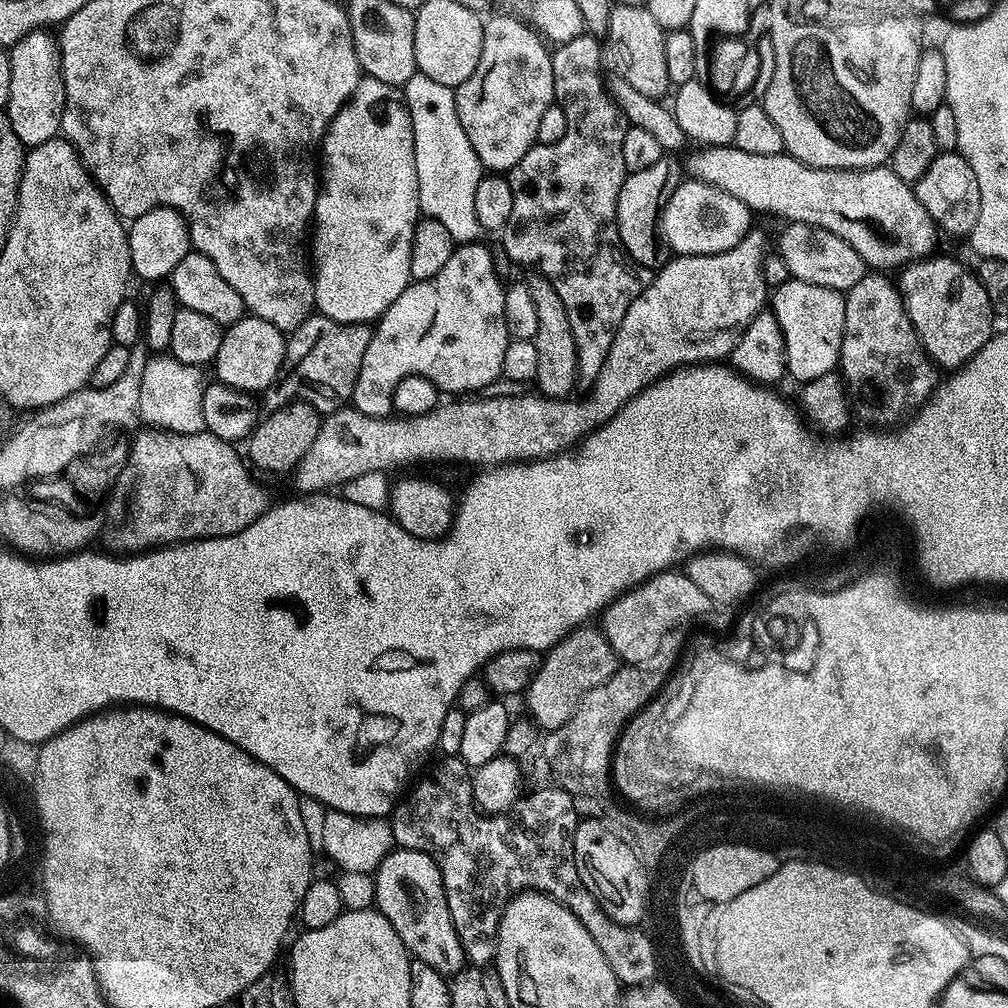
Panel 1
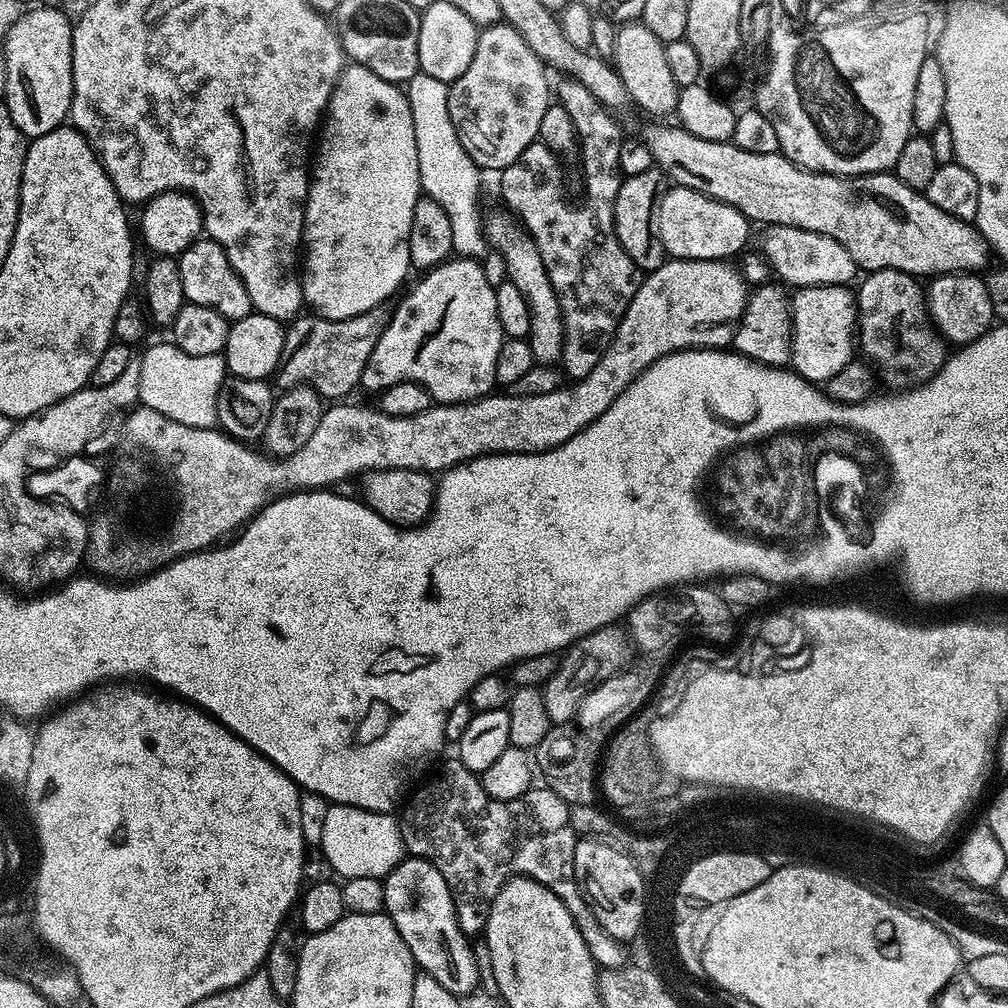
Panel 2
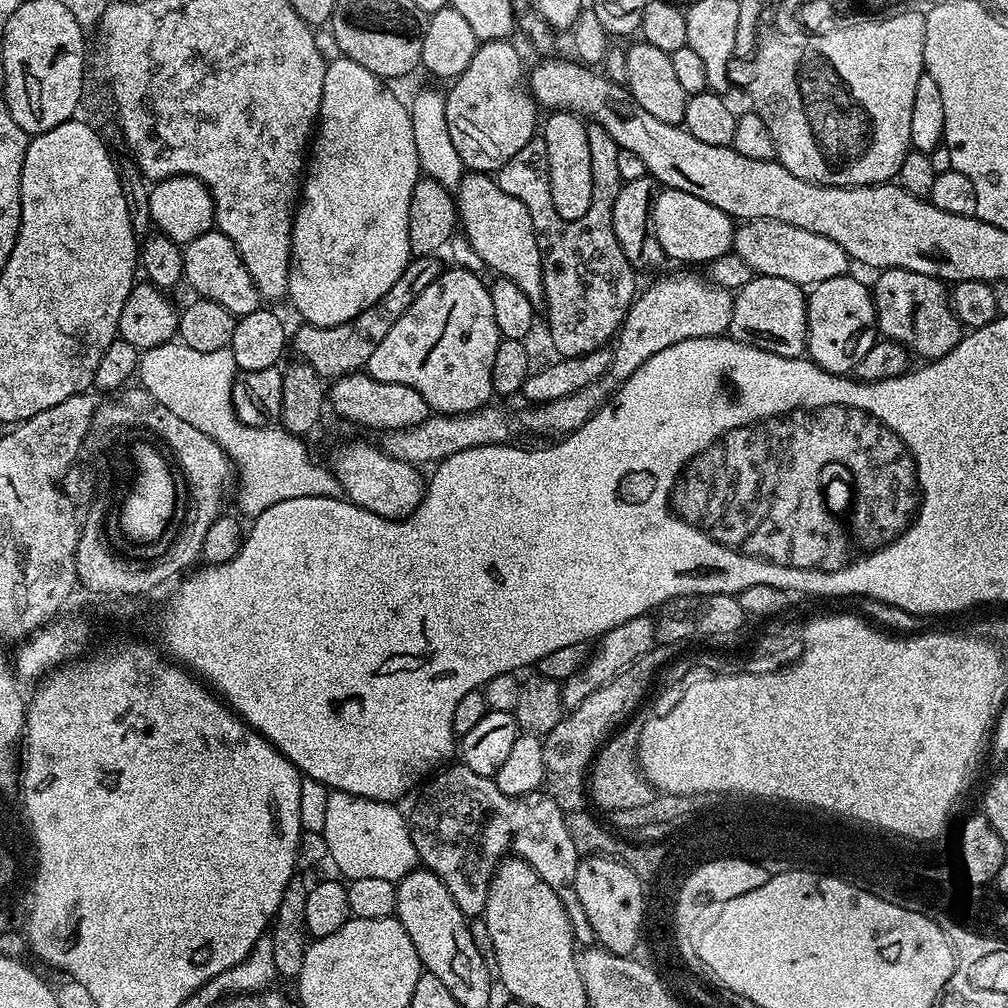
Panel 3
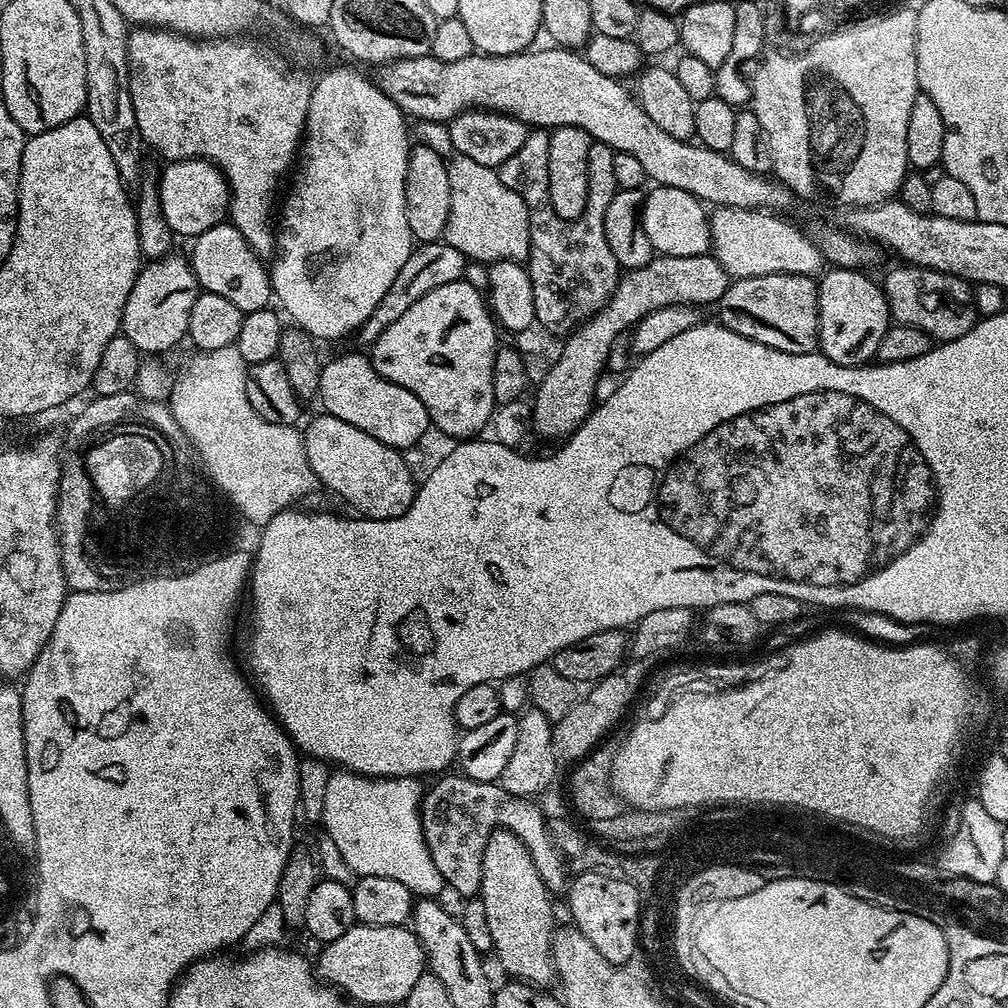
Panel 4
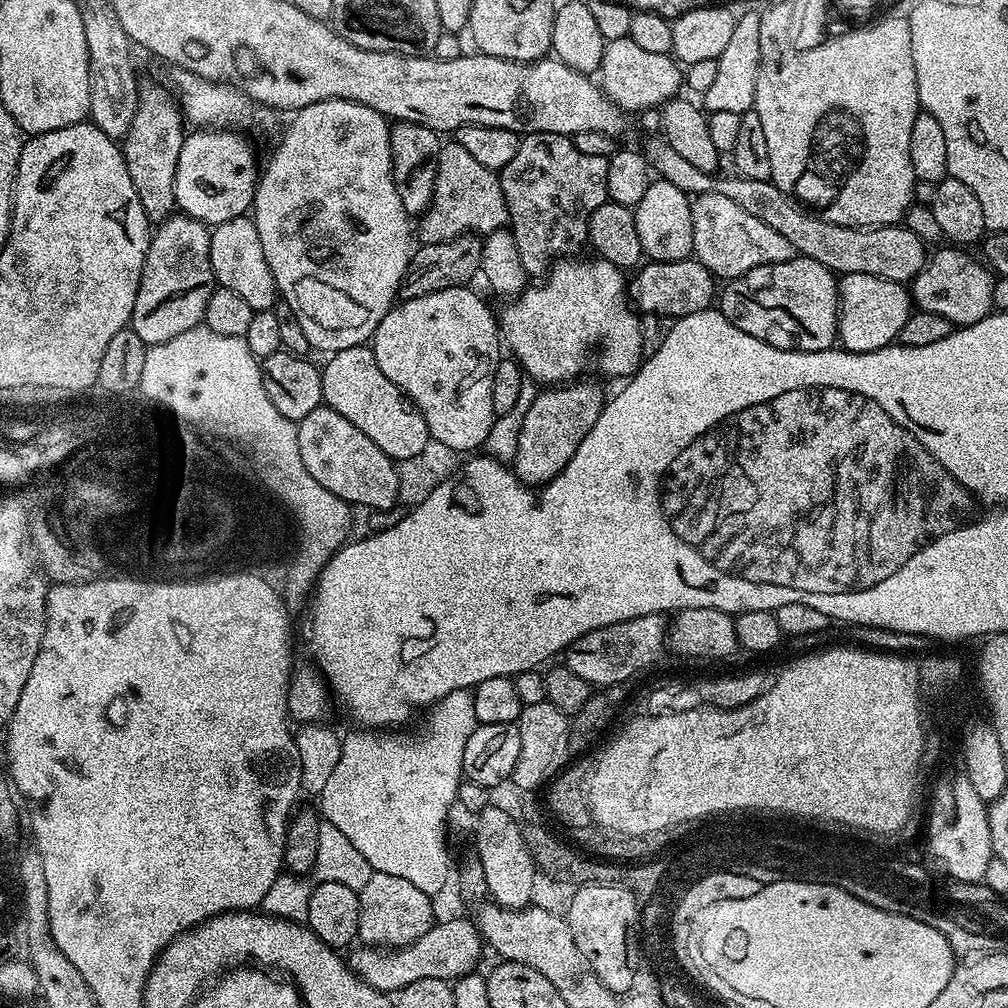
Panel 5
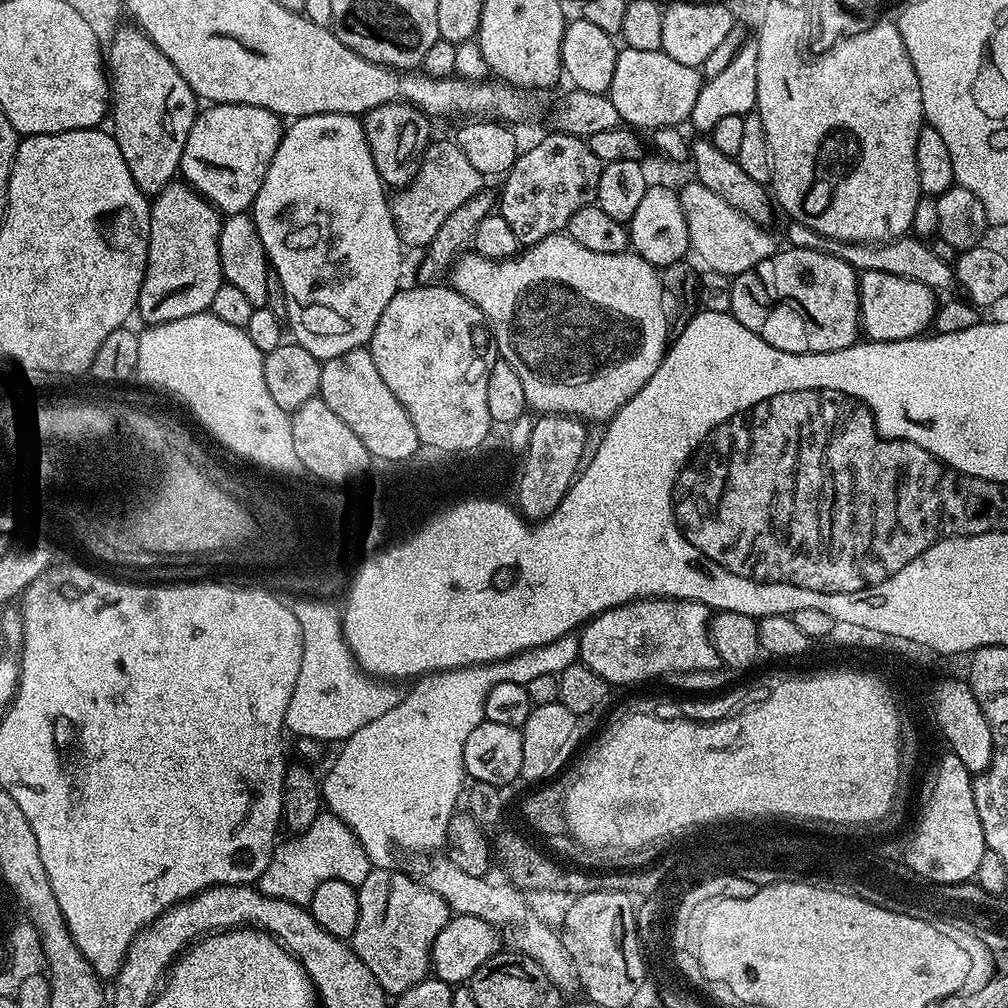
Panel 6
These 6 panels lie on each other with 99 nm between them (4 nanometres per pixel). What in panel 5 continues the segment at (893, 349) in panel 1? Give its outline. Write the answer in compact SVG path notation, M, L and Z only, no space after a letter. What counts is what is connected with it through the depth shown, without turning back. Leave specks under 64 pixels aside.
M940 246L927 257L924 269L910 283L912 302L919 311L938 314L954 326L982 322L982 318L992 315L997 277L987 263L976 261L968 252L971 251Z

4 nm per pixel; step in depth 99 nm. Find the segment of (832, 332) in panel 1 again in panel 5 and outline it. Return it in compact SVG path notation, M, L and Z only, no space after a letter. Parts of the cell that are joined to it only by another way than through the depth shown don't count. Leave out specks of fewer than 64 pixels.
M844 274L839 277L840 312L836 316L836 335L843 351L866 354L893 343L899 337L914 305L903 283L888 281L873 274Z

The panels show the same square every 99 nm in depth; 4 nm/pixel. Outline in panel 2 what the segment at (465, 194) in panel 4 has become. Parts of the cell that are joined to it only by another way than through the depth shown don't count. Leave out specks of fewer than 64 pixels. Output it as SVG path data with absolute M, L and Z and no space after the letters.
M520 230L498 233L496 240L494 236L494 248L504 255L504 268L508 271L507 279L514 286L518 286L518 290L522 290L522 298L526 298L528 309L532 311L530 330L526 339L536 364L559 365L564 354L564 319L558 294L554 294L554 286L550 286L550 274L546 274L546 266L542 266L542 254L538 254L536 244Z

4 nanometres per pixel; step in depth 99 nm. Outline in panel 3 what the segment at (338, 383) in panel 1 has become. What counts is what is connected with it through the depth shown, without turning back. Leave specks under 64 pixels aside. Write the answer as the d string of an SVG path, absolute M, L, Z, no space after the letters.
M439 255L418 256L409 259L398 282L394 282L394 286L390 286L390 290L386 290L380 303L374 308L367 308L350 322L342 322L338 326L329 328L301 323L300 329L293 336L291 333L291 351L293 348L300 355L297 357L302 358L303 363L309 364L321 378L335 378L361 371L367 365L370 354L374 354L378 342L382 342L382 338L386 338L390 326L394 326L394 322L398 322L398 318L402 318L402 314L420 297L422 290L426 290L426 286L430 286L438 279L442 271L440 259Z

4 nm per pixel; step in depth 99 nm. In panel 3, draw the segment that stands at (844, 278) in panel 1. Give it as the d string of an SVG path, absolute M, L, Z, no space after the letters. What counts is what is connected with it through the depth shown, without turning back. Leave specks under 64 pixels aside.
M745 220L735 229L732 246L753 273L786 278L801 286L811 286L849 271L848 255L830 238L790 226L777 220Z

